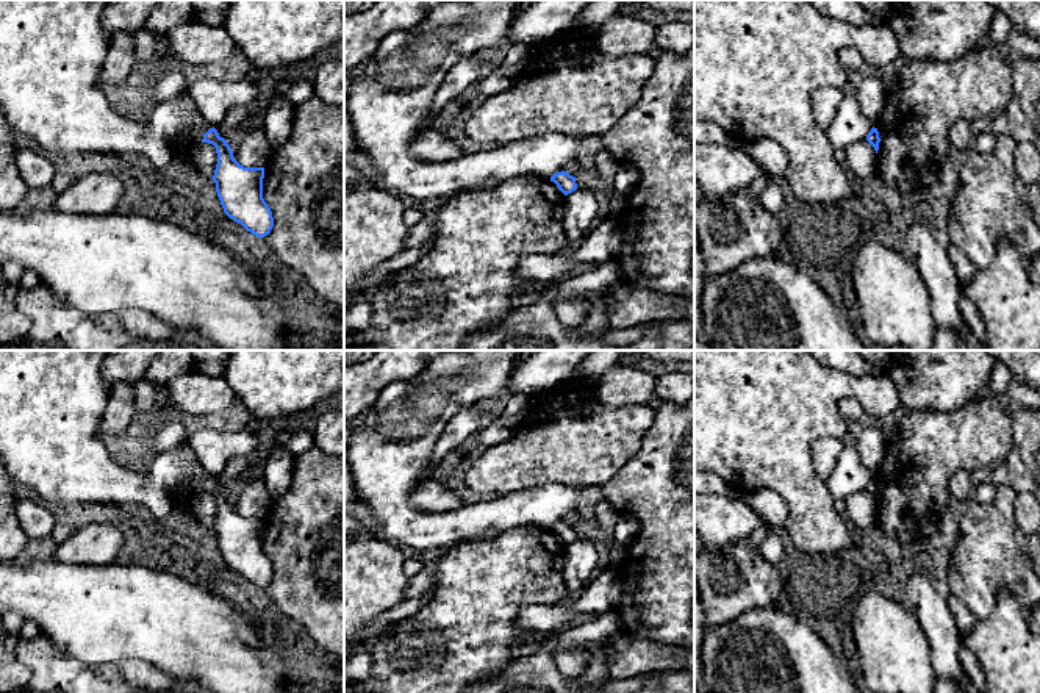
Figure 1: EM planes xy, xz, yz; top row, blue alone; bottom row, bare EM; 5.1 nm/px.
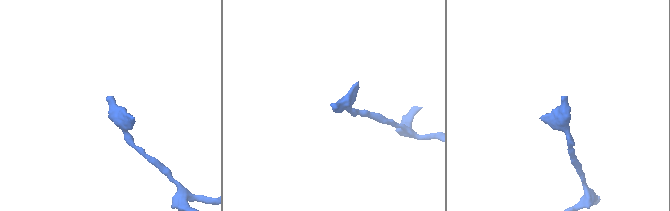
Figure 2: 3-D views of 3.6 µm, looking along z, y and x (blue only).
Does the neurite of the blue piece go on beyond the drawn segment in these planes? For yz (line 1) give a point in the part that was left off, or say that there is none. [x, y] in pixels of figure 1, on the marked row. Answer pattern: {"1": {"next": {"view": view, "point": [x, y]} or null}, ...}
{"1": {"next": null}}

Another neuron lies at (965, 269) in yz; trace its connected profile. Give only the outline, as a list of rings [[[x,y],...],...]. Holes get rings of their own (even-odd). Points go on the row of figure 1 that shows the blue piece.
[[[949,244],[946,250],[957,271],[960,285],[968,285],[974,275],[976,266],[954,244]]]

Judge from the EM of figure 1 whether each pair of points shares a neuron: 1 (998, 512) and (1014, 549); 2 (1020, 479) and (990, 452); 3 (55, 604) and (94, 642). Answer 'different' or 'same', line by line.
1: same
2: different
3: same

